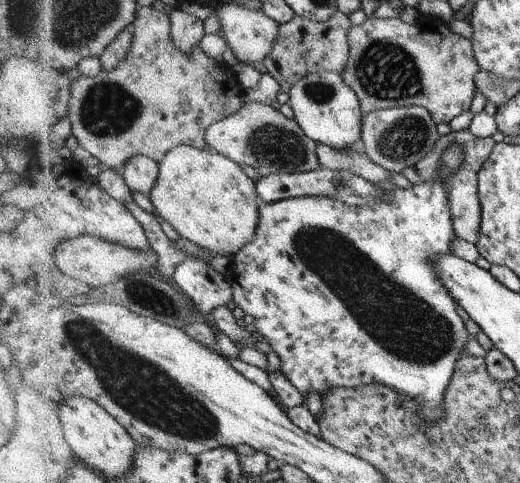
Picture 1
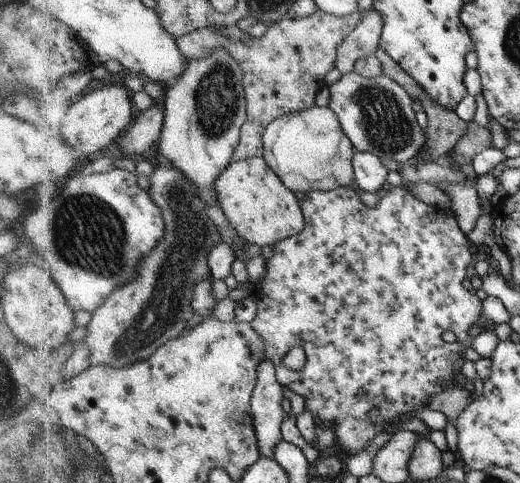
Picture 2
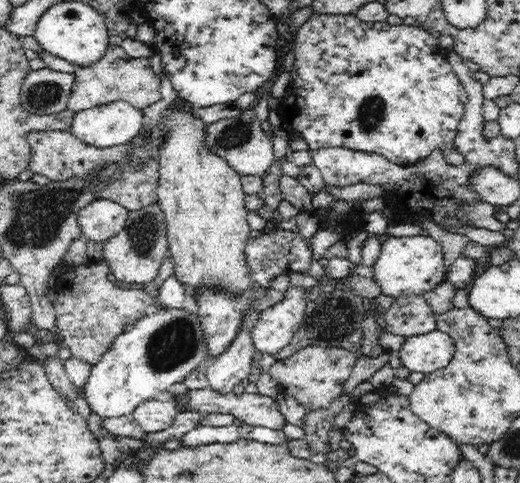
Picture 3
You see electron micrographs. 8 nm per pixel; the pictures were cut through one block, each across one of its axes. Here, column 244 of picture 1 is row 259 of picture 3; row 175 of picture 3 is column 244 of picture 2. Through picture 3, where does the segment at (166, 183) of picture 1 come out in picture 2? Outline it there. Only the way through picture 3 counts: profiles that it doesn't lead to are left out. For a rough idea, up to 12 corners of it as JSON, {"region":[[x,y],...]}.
{"region":[[265,156],[216,182],[232,227],[275,247],[304,229],[296,196]]}

